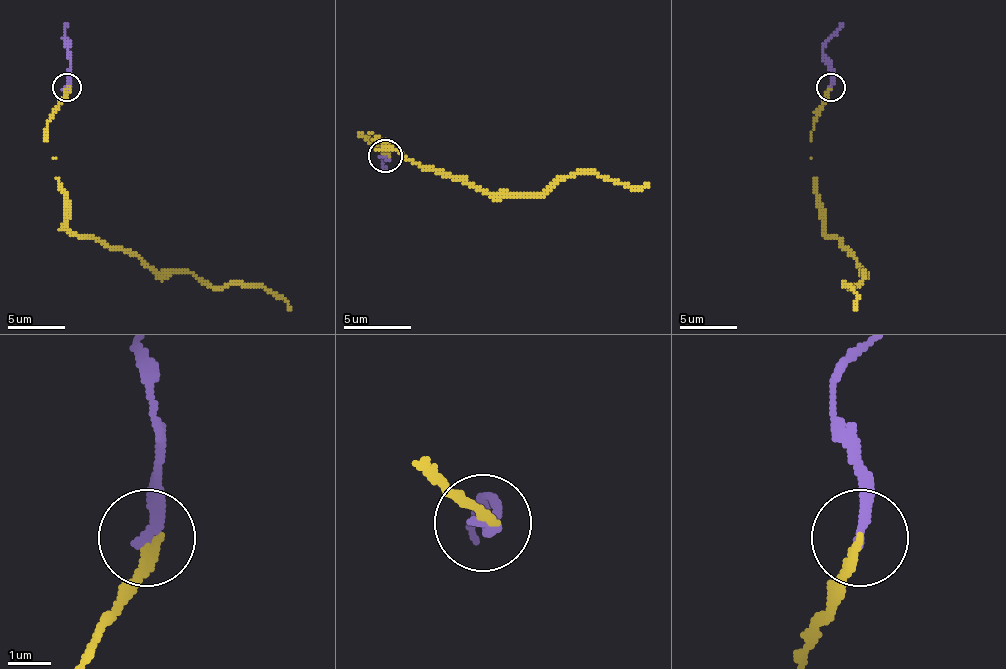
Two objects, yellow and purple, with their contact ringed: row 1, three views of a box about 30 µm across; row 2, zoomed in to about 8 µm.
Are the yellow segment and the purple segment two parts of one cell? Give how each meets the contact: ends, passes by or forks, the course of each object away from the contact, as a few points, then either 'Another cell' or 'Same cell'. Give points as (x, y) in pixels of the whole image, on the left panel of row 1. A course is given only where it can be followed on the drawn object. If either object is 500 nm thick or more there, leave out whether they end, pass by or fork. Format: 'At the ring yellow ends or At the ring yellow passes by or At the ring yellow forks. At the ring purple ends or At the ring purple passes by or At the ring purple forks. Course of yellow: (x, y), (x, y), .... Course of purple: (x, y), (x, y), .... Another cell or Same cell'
At the ring yellow ends. At the ring purple ends. Course of yellow: (67, 86), (47, 124), (67, 227), (130, 250), (150, 267), (216, 287), (245, 284), (276, 293), (291, 310). Course of purple: (67, 86), (70, 60), (67, 23). Same cell

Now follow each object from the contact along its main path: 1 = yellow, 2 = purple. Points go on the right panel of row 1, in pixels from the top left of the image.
1: (831, 86), (814, 124), (814, 189), (825, 232), (862, 267), (862, 278), (842, 284), (857, 293), (857, 310)
2: (831, 86), (831, 60), (822, 43), (842, 23)

